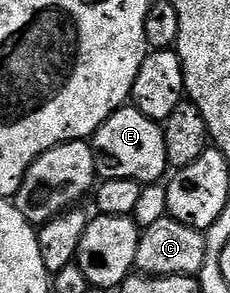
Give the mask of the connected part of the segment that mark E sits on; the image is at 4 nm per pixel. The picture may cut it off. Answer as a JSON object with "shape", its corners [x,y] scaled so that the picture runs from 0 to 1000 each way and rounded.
{"shape":[[[543,358],[461,399],[391,485],[417,539],[417,590],[439,614],[530,608],[639,631],[691,625],[735,594],[709,430],[635,399],[635,386],[600,386],[583,362]]]}

